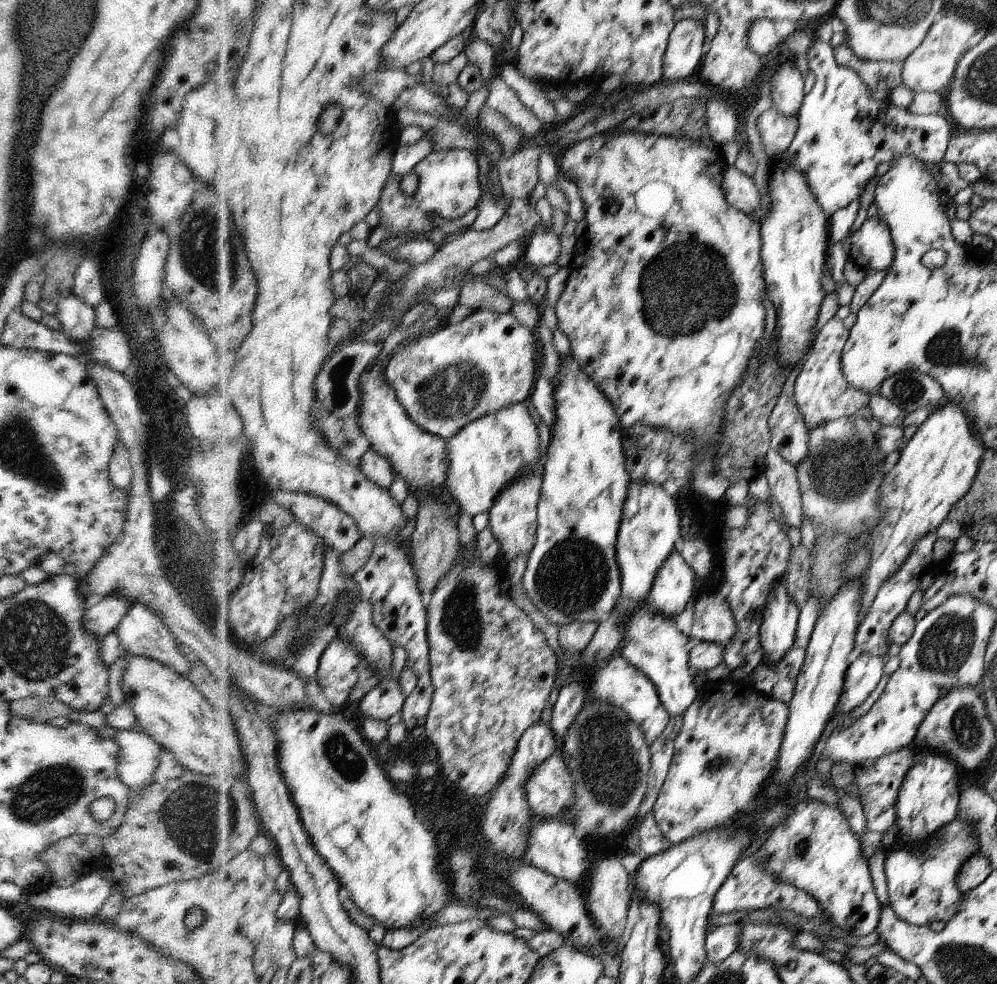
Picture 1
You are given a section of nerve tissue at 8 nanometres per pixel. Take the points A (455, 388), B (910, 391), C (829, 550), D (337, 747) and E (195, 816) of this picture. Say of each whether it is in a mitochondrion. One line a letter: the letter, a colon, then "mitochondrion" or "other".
A: mitochondrion
B: mitochondrion
C: mitochondrion
D: mitochondrion
E: mitochondrion

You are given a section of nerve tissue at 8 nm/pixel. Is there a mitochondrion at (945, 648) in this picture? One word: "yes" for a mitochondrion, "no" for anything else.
yes

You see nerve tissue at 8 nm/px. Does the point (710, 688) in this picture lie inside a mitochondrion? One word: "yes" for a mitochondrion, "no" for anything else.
no

